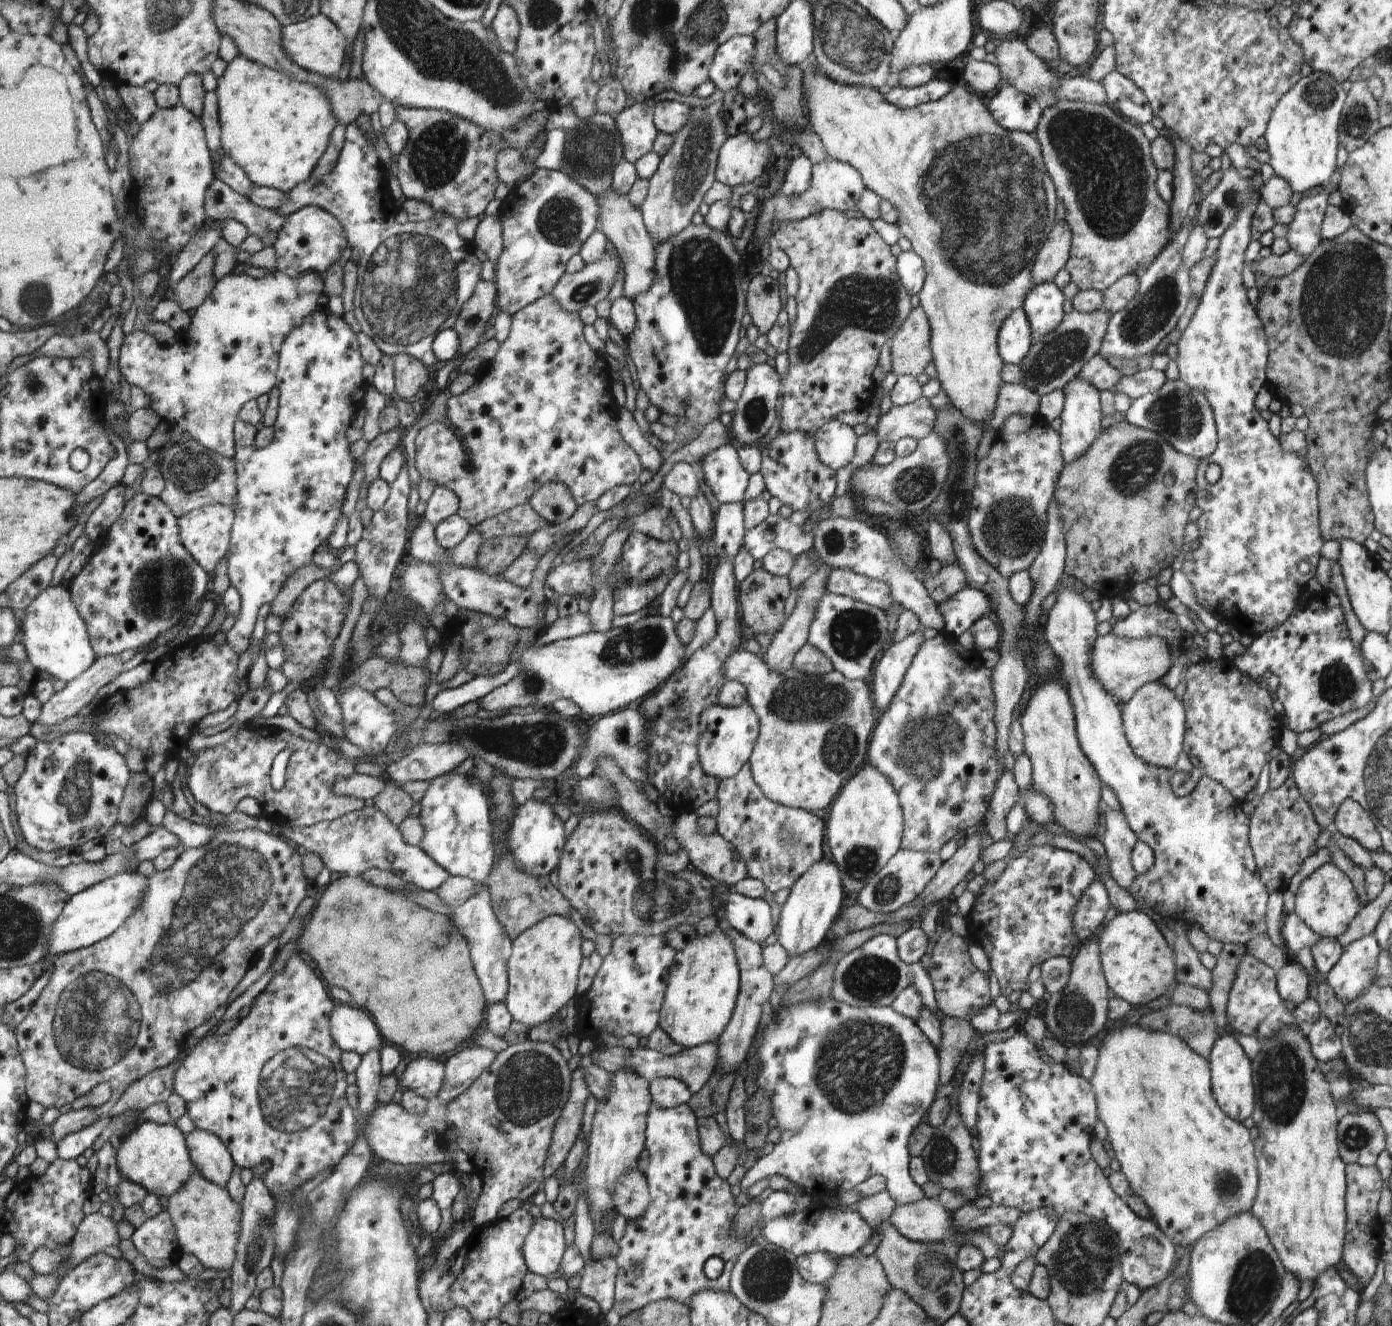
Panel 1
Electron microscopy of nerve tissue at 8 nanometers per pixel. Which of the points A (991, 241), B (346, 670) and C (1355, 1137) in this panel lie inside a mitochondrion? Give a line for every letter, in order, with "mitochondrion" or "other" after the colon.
A: mitochondrion
B: other
C: mitochondrion

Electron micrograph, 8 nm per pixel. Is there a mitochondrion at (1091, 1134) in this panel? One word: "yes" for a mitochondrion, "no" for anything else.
no

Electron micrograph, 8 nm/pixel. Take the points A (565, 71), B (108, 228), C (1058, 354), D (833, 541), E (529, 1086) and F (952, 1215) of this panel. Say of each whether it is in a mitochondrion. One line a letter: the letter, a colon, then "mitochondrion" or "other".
A: other
B: other
C: mitochondrion
D: mitochondrion
E: mitochondrion
F: other

